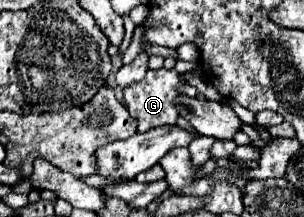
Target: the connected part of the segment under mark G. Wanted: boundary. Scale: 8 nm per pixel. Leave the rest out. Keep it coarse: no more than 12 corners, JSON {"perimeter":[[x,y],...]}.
{"perimeter":[[147,70],[123,90],[137,132],[177,124],[177,70]]}

